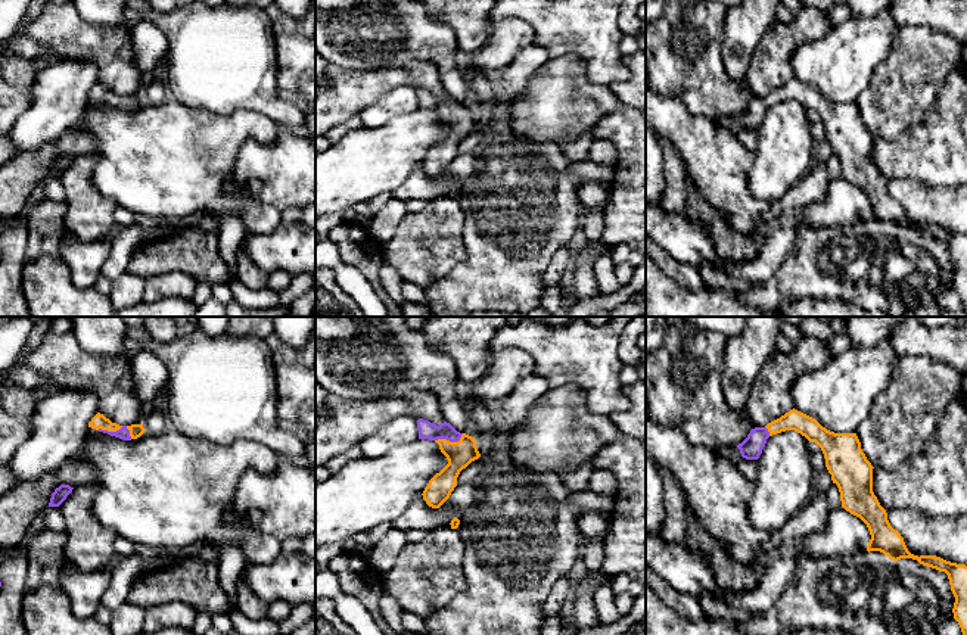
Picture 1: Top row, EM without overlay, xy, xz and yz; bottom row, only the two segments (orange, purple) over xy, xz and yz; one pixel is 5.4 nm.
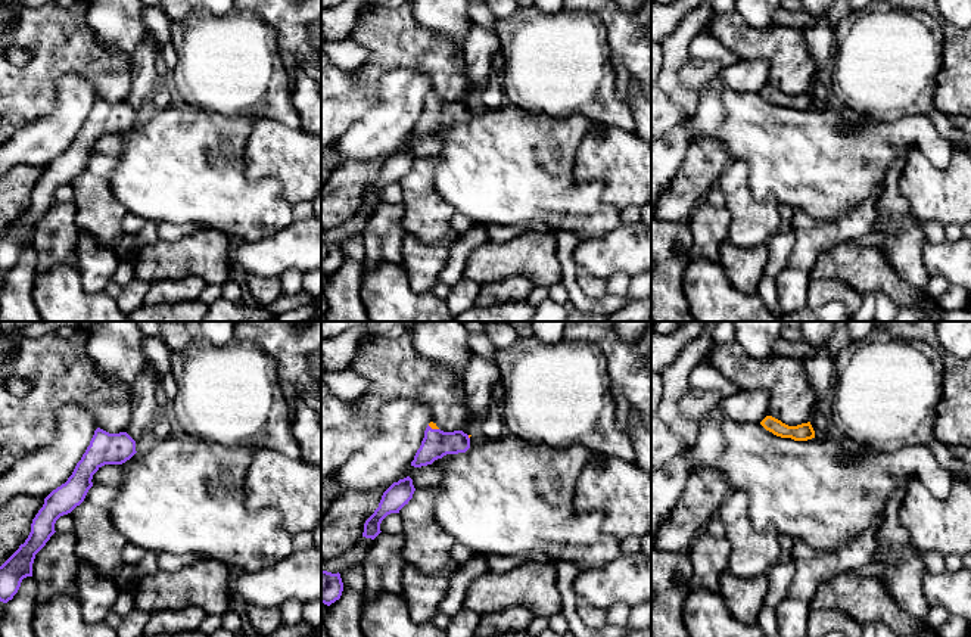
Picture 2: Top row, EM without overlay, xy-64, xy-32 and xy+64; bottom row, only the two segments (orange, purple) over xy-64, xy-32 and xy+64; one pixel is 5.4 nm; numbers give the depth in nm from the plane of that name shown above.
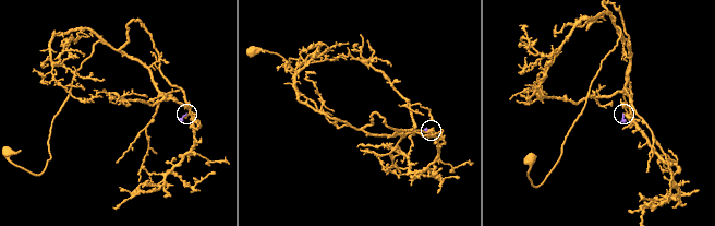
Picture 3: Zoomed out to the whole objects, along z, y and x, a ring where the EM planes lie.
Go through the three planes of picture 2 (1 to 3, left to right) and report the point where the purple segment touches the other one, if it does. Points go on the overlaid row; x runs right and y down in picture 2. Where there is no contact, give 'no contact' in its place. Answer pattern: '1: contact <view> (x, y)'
1: no contact
2: contact xy-32 (433, 428)
3: no contact

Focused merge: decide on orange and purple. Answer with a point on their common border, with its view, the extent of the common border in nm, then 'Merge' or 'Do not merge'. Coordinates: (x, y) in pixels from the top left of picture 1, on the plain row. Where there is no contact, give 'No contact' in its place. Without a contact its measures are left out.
Touches orange at xz (448, 111). Shared border 170 nm. Merge

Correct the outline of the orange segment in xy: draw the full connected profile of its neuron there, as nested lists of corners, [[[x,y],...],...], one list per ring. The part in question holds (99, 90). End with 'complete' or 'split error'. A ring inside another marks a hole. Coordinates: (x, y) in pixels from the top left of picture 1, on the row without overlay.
[[[97,83],[91,88],[91,91],[88,93],[88,97],[91,97],[93,100],[99,100],[111,106],[124,109],[124,110],[137,109],[144,103],[143,94],[119,96],[116,93],[112,93],[109,88],[106,88],[100,83]]] | split error

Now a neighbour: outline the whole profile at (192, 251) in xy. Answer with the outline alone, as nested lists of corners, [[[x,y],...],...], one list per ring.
[[[200,227],[150,242],[136,249],[127,271],[143,277],[158,277],[172,271],[192,276],[198,283],[228,283],[231,273],[218,250],[217,234]]]

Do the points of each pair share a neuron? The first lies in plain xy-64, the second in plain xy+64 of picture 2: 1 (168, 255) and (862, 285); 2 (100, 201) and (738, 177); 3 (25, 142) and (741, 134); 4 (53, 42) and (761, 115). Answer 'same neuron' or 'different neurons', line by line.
1: same neuron
2: same neuron
3: different neurons
4: different neurons

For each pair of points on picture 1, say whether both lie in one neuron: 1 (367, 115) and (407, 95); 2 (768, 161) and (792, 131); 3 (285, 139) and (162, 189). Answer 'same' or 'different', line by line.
1: same
2: same
3: different

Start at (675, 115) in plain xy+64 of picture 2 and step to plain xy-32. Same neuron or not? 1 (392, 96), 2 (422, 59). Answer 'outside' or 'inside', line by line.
1: outside
2: inside

